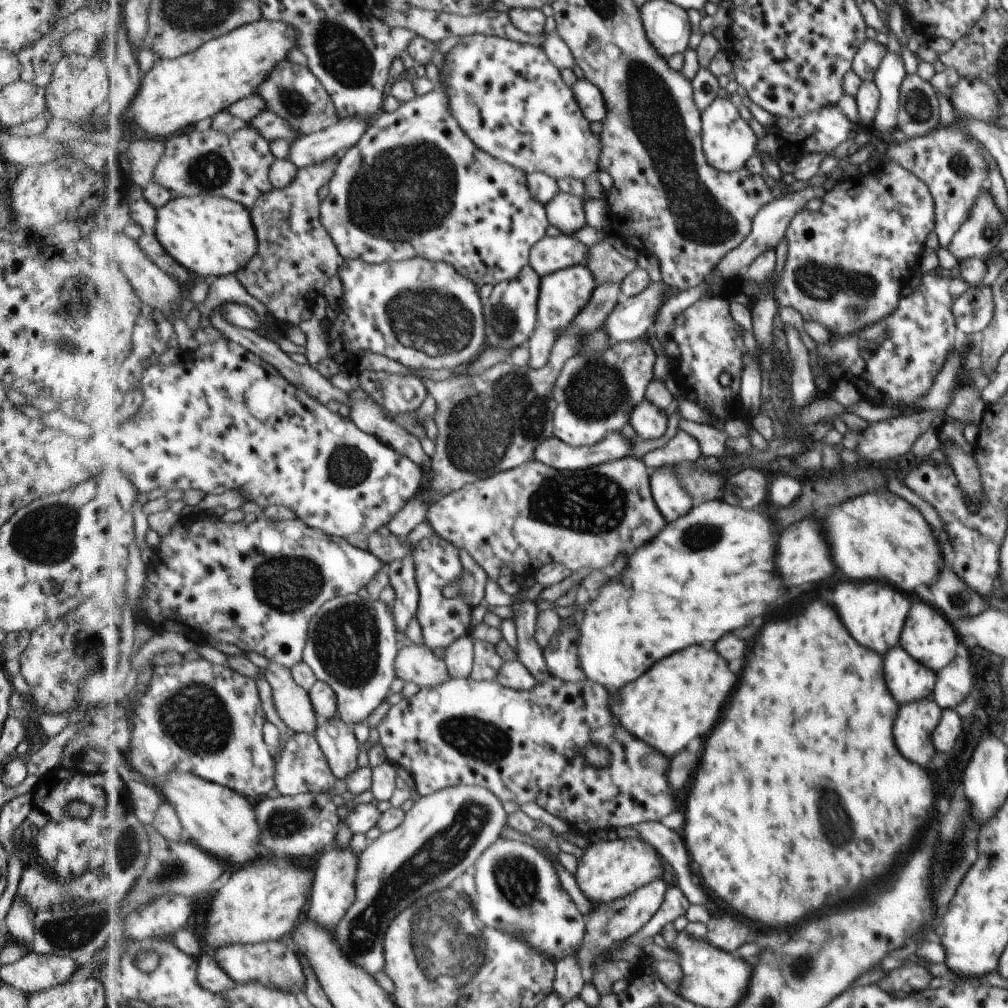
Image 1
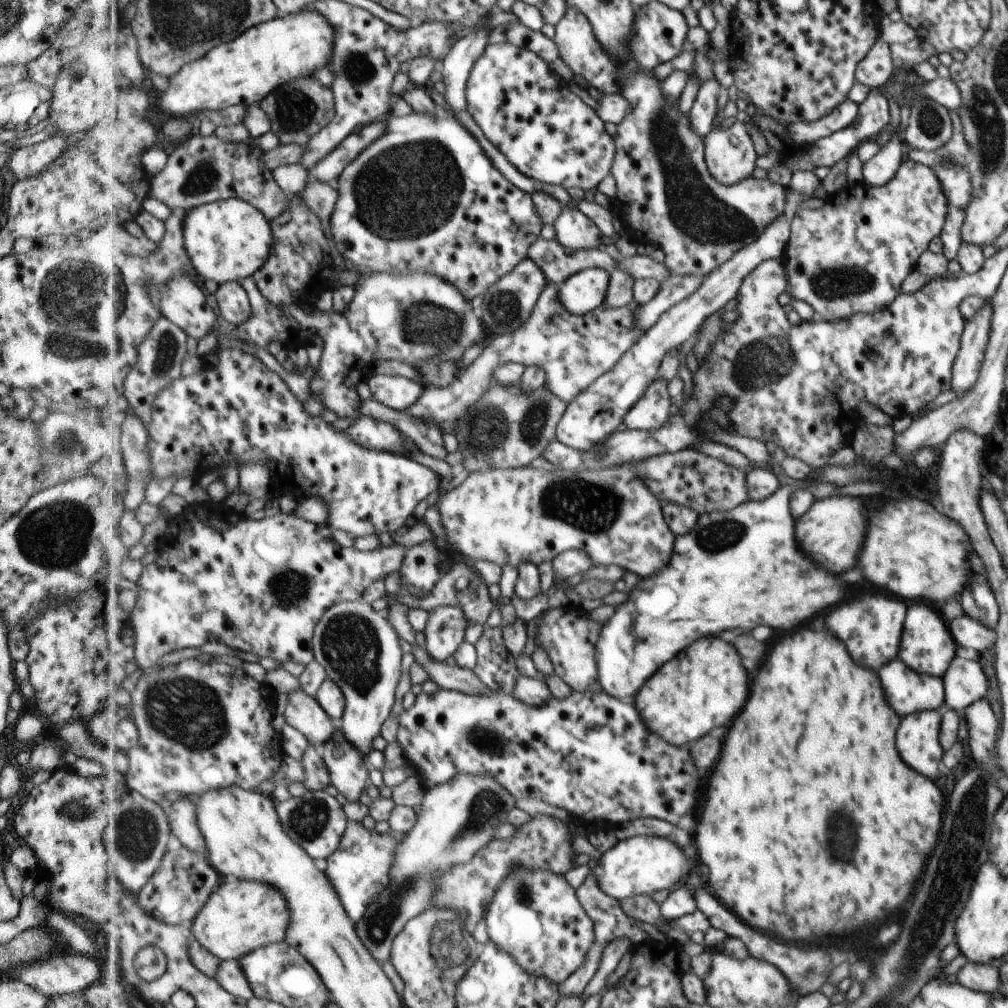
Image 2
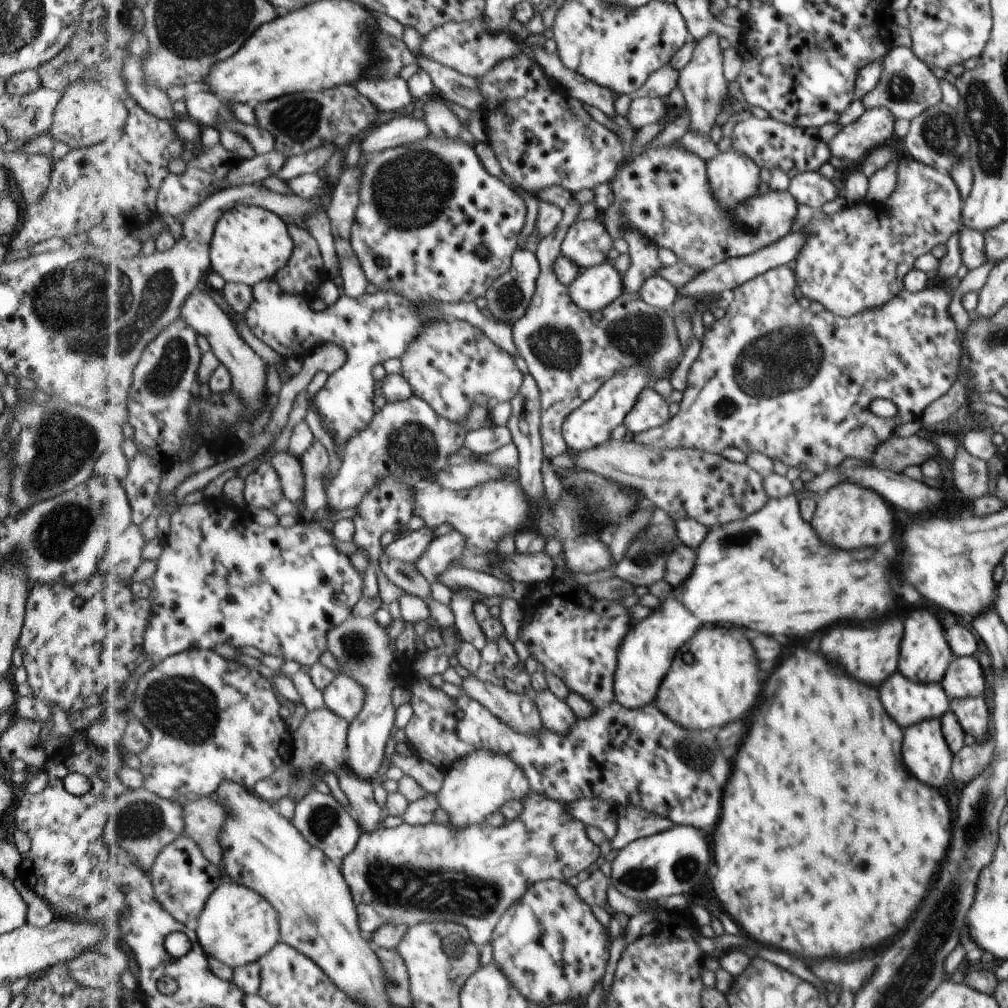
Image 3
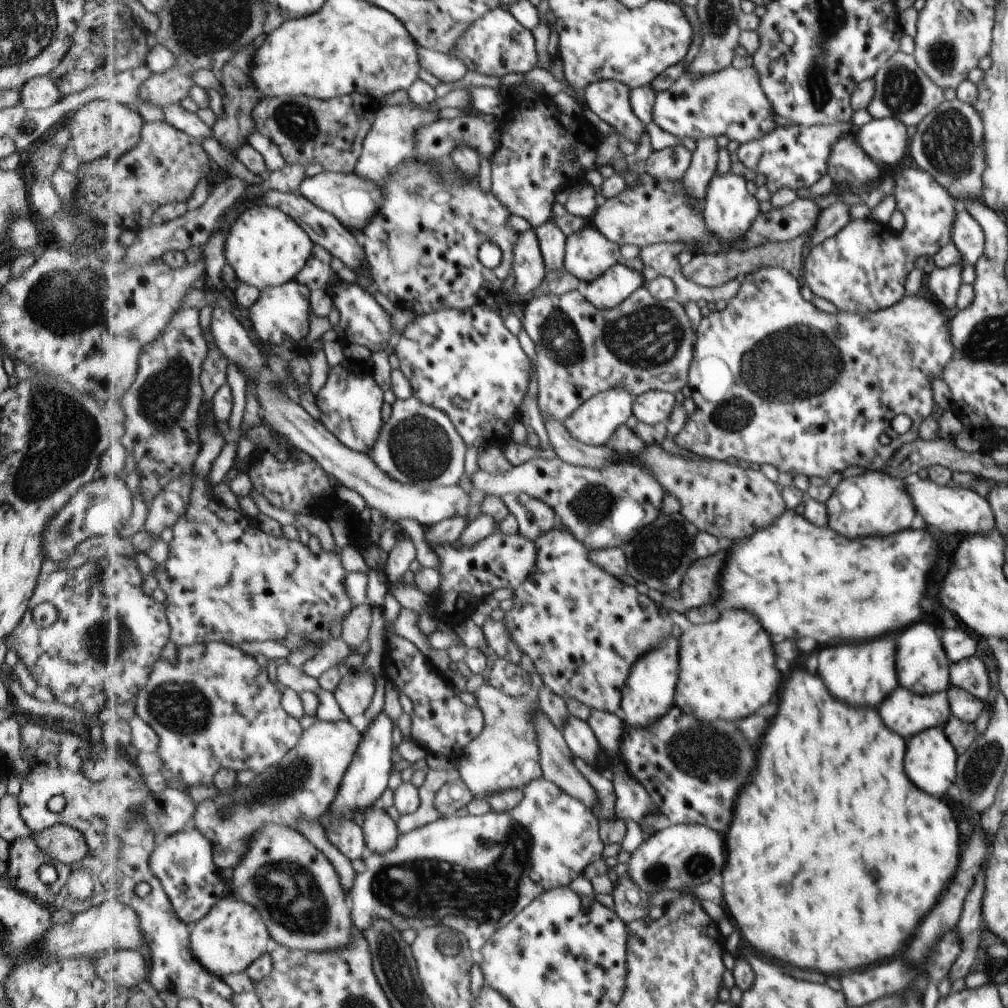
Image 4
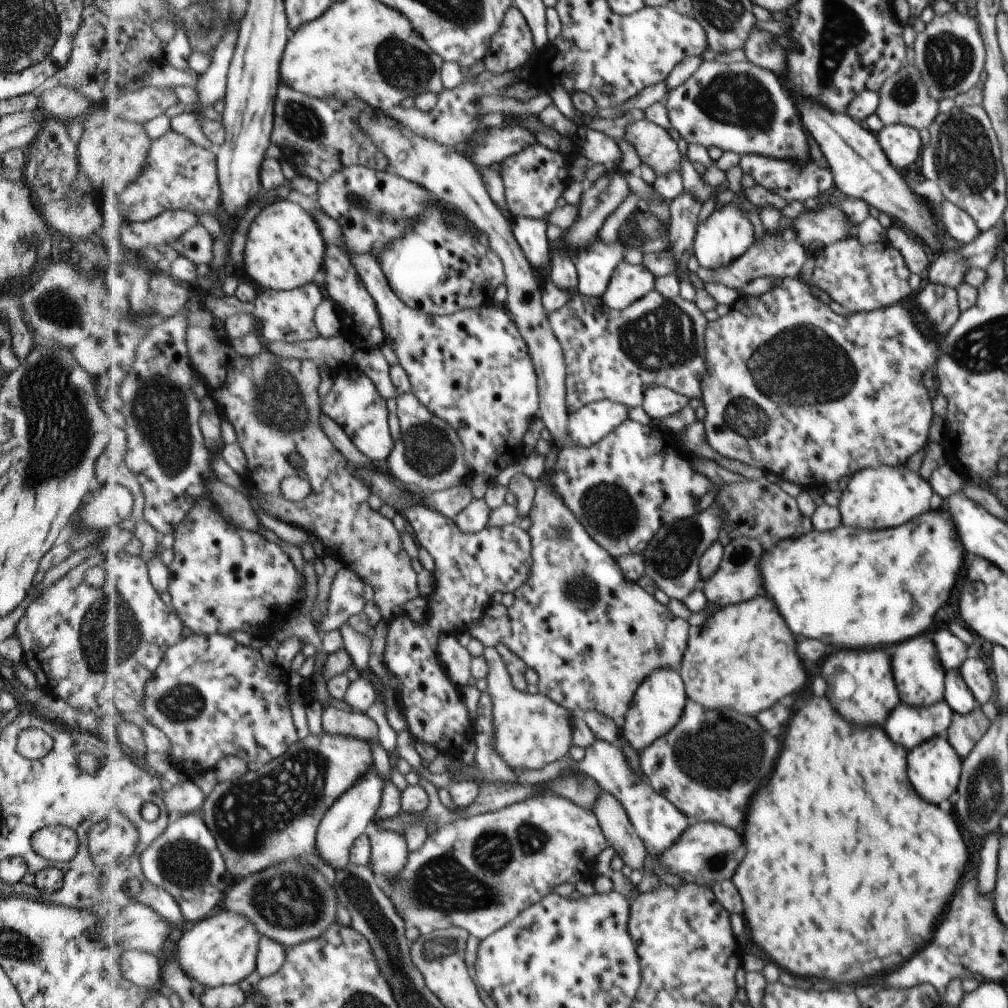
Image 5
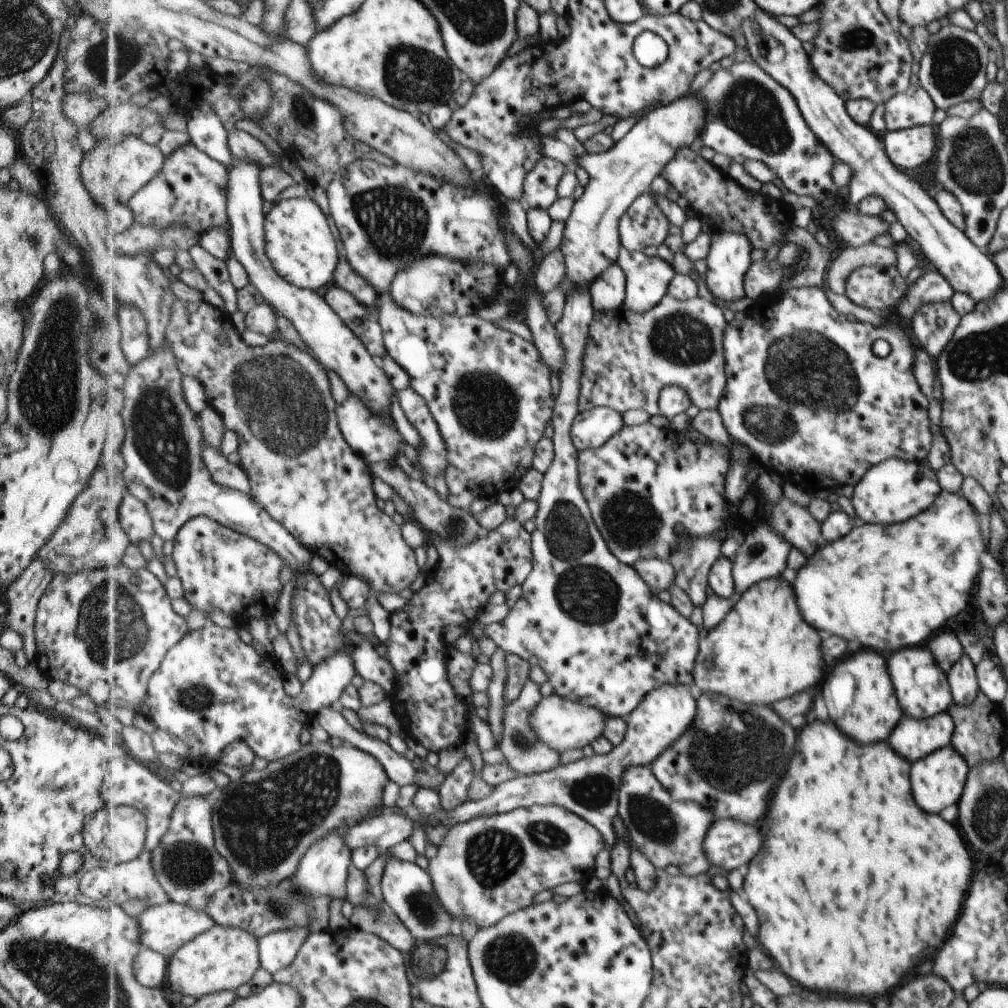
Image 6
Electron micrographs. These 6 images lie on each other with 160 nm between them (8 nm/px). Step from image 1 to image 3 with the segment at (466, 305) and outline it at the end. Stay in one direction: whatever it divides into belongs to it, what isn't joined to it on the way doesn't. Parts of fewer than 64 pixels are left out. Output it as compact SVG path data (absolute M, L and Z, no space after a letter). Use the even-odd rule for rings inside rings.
M267 279L253 288L254 299L245 314L247 322L253 332L282 357L305 360L306 354L316 344L329 342L347 350L347 364L328 375L324 386L314 394L311 401L314 414L319 417L323 429L331 433L335 442L345 446L375 418L371 368L389 359L402 359L421 332L421 326L424 327L425 322L431 319L415 314L415 305L419 304L409 302L393 290L378 290L357 298L343 294L323 311L314 312L309 309L306 296L284 291L280 282L273 279Z

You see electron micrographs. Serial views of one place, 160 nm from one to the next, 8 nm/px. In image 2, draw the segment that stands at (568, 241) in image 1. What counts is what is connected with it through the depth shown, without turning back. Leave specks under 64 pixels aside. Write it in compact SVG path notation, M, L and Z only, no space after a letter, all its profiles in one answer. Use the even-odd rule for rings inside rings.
M539 237L530 248L528 256L544 270L549 281L560 285L583 269L602 268L613 272L621 262L621 259L615 260L602 248L571 252L557 238L545 240Z

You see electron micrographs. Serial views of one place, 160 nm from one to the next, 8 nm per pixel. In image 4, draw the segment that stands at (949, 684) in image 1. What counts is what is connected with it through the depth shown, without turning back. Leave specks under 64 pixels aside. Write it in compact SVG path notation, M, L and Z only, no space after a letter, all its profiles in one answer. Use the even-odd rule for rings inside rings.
M969 657L950 667L950 681L953 686L962 688L984 703L989 694L989 678L981 660Z

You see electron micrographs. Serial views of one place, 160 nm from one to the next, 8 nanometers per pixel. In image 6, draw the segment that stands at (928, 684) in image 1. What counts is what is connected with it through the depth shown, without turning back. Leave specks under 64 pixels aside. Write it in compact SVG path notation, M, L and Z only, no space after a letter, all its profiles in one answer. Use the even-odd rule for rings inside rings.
M939 713L929 719L912 719L902 715L887 740L899 756L915 763L950 744L954 723L950 713Z

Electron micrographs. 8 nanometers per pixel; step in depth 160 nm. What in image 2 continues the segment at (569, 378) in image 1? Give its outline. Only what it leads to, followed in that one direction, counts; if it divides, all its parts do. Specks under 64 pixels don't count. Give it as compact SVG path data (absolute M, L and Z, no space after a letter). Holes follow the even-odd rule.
M778 220L777 223L771 223L753 244L742 248L731 260L723 263L721 267L708 275L697 292L673 308L667 309L657 324L652 326L606 375L583 391L579 398L567 407L563 418L557 425L557 440L583 452L590 451L597 442L607 440L658 379L659 367L662 366L667 353L677 349L683 342L687 342L693 334L699 333L710 316L721 313L731 300L736 300L743 281L751 274L751 271L754 271L762 262L778 259L779 256L785 254L789 238L789 221Z

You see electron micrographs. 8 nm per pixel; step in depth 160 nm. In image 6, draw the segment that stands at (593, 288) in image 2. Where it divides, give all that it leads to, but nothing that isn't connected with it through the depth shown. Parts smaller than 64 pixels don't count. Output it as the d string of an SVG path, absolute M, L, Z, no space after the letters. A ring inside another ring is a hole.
M622 246L617 265L626 272L626 310L642 315L658 306L670 292L670 284L677 275L670 262L658 255L647 256L642 251L631 252Z

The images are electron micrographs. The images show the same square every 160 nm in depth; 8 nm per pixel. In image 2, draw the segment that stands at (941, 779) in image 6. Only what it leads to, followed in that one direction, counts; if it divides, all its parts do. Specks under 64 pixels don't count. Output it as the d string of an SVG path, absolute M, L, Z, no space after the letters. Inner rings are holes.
M921 711L903 717L903 728L899 728L899 756L915 768L915 772L923 772L927 778L935 778L939 774L939 760L944 750L937 742L941 711Z

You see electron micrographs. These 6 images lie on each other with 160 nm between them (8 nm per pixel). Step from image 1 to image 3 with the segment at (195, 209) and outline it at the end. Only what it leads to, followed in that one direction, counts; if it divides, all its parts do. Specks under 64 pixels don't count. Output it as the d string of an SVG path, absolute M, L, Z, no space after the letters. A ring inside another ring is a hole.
M239 205L233 211L227 211L218 222L212 241L212 271L219 274L226 283L243 283L252 287L267 279L273 279L279 271L288 266L296 250L296 242L288 226L289 224L277 213L257 205Z

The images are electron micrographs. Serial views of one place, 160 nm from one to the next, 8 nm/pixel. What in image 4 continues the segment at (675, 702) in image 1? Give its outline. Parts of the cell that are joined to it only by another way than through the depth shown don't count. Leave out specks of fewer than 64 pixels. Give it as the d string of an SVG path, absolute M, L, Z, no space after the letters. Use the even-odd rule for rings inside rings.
M669 610L669 617L677 626L677 642L679 642L679 706L685 712L691 712L693 716L699 716L701 720L741 720L751 714L755 714L763 704L769 704L773 694L779 686L779 672L773 666L775 656L771 648L771 636L761 626L759 618L747 610L723 611L721 620L711 621L702 625L689 622L687 616Z

